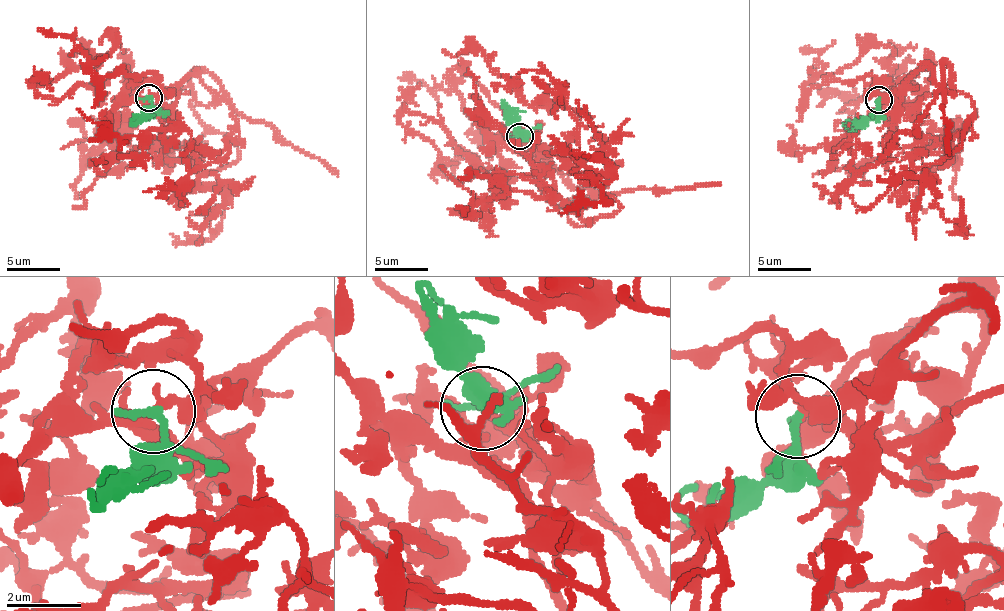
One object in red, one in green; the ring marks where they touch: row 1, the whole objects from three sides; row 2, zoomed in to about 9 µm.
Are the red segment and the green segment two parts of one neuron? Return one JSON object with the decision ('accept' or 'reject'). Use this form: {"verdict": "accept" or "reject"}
{"verdict": "accept"}

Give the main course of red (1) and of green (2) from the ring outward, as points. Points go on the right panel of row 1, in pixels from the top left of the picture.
1: (879, 100), (926, 67), (939, 91), (876, 164), (856, 171), (853, 131), (798, 148), (787, 125)
2: (879, 100), (879, 105), (851, 131), (845, 126), (849, 120)

